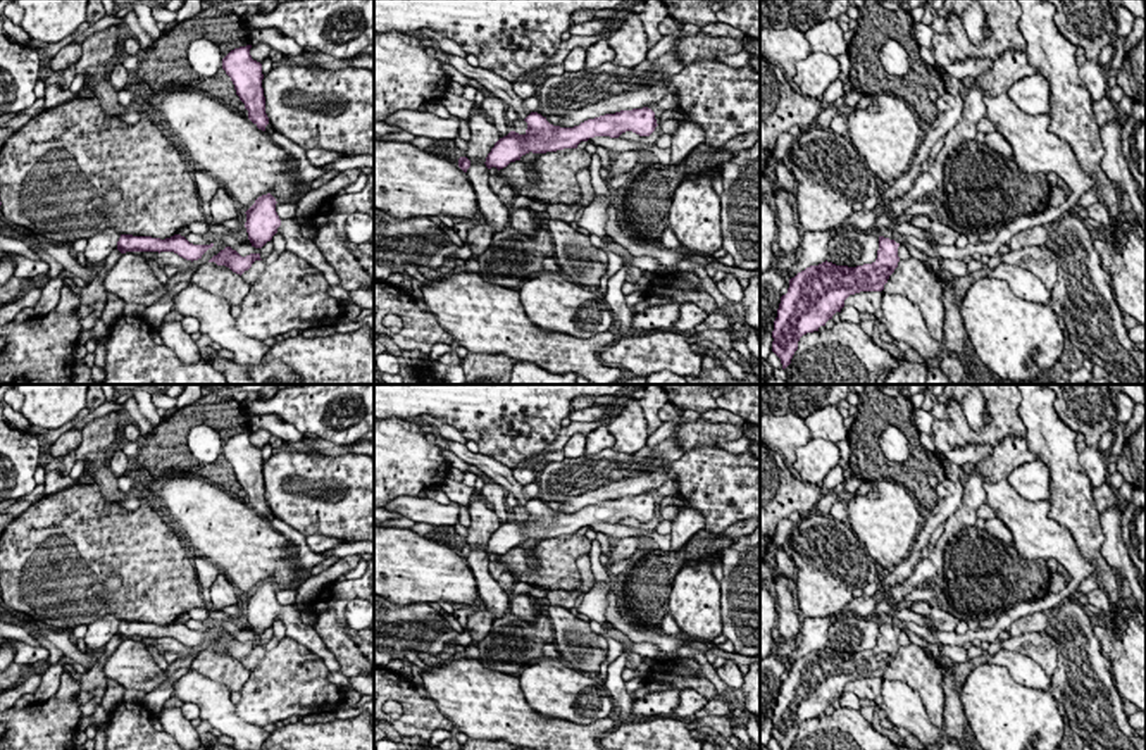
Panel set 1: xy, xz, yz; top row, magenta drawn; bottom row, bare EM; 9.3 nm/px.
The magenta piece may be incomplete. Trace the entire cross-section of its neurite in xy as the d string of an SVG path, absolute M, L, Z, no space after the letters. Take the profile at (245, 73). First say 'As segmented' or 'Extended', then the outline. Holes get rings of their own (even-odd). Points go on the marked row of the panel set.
As segmented. M252 45L231 50L222 59L222 69L231 78L236 95L248 110L248 119L262 131L269 124L265 97L262 88L262 64L250 55Z

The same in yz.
As segmented. M879 236L877 259L872 264L848 267L825 260L789 279L772 331L772 352L781 359L782 369L791 364L800 338L825 326L841 312L850 295L884 290L900 262L898 247L894 240Z

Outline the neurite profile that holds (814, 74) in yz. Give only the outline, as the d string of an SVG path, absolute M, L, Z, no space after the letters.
M812 52L807 59L796 62L793 81L801 95L820 100L824 91L839 78L839 60L824 52Z

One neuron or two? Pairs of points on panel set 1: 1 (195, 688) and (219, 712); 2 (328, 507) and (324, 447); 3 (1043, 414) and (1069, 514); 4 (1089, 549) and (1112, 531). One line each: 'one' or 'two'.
1: one
2: two
3: one
4: two

